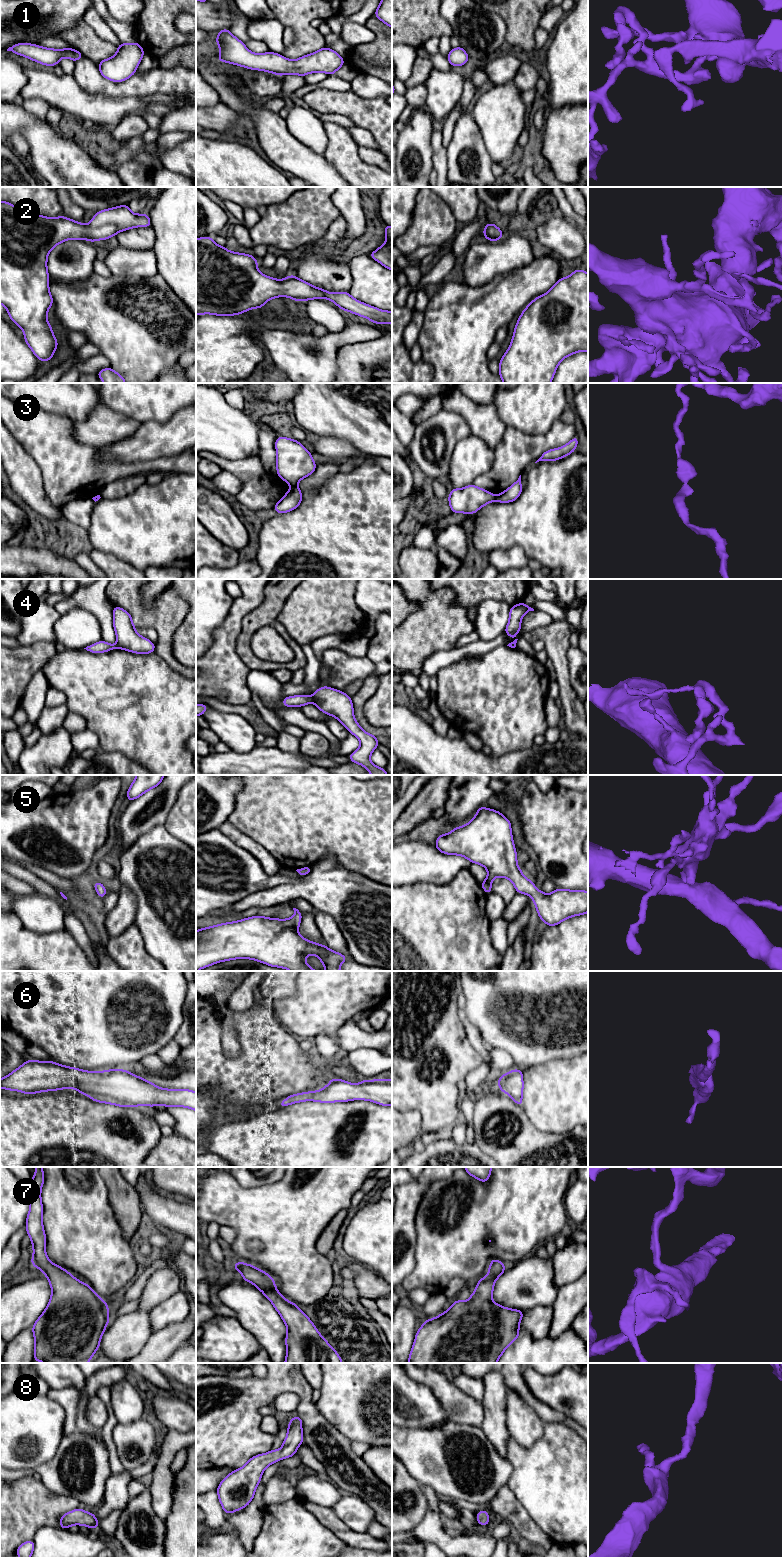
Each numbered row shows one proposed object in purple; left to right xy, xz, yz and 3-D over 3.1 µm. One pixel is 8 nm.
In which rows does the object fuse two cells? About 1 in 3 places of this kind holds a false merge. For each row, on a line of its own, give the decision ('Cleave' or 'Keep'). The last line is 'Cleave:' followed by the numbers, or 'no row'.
1: Keep
2: Keep
3: Cleave
4: Cleave
5: Keep
6: Keep
7: Keep
8: Keep
Cleave: 3, 4

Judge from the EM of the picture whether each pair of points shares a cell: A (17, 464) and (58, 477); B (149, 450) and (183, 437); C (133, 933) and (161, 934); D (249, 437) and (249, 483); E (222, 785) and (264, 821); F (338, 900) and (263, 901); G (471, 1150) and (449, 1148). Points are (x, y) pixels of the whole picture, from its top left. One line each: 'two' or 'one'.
A: two
B: one
C: two
D: two
E: two
F: one
G: one

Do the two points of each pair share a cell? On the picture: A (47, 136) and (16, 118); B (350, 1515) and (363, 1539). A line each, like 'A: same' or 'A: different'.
A: same
B: different

